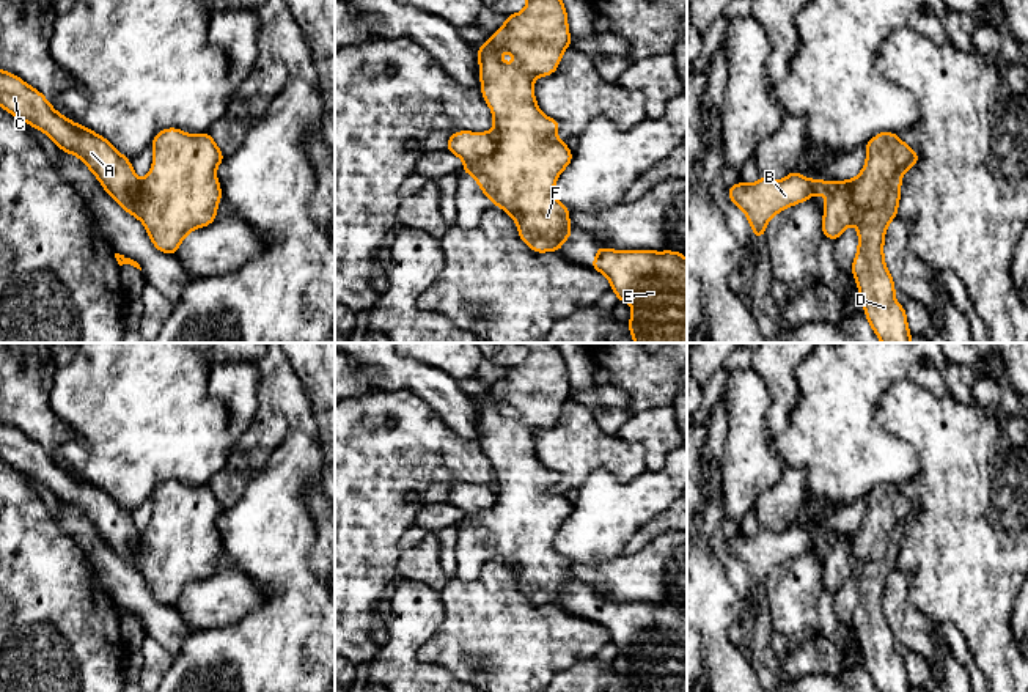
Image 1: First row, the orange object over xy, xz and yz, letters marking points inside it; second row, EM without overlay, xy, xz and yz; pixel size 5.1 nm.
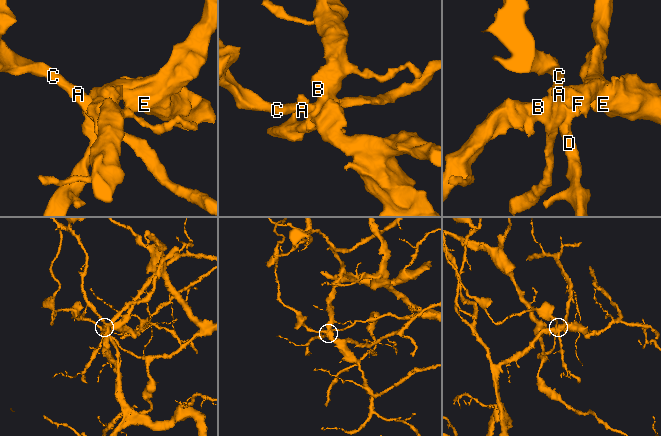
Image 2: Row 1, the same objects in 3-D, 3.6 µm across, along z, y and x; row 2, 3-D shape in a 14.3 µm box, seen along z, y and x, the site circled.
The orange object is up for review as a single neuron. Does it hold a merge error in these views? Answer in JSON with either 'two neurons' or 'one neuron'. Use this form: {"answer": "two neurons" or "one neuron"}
{"answer": "two neurons"}

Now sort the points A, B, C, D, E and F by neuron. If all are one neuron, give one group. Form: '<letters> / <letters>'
A C / B D E F

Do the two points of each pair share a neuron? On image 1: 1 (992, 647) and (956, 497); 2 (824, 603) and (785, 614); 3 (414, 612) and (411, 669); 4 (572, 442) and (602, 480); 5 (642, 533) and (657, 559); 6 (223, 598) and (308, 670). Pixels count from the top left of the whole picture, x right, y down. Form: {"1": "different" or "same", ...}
{"1": "same", "2": "different", "3": "same", "4": "different", "5": "different", "6": "different"}

